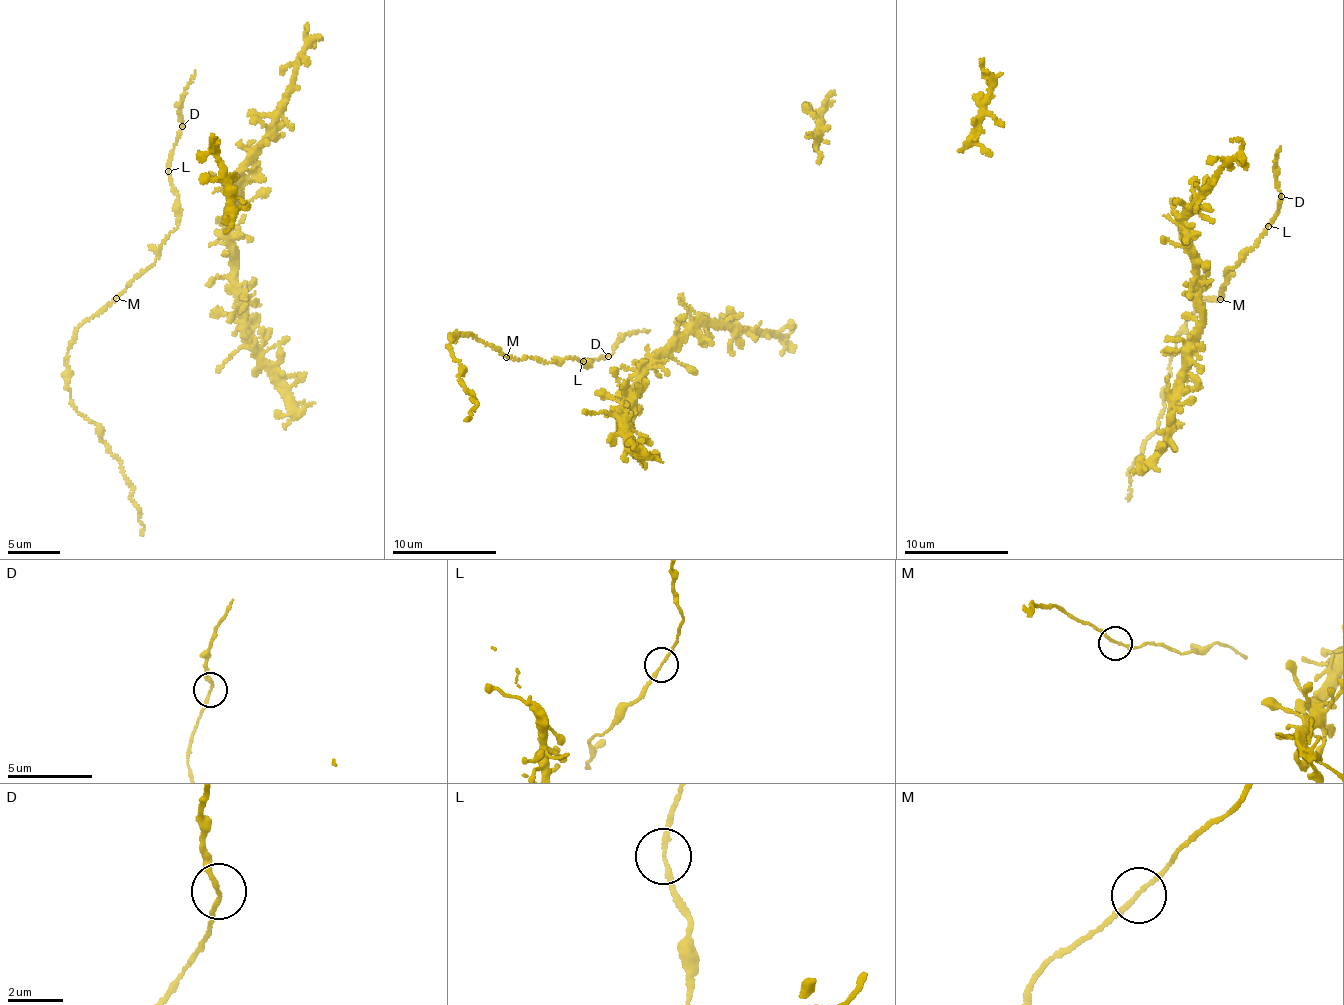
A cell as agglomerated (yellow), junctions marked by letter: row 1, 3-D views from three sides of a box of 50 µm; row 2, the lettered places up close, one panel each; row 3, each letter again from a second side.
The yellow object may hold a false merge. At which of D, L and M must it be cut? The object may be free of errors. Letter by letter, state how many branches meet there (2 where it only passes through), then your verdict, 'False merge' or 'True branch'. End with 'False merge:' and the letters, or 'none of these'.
D: Branches: 2. True branch
L: Branches: 2. True branch
M: Branches: 2. True branch
False merge: none of these

